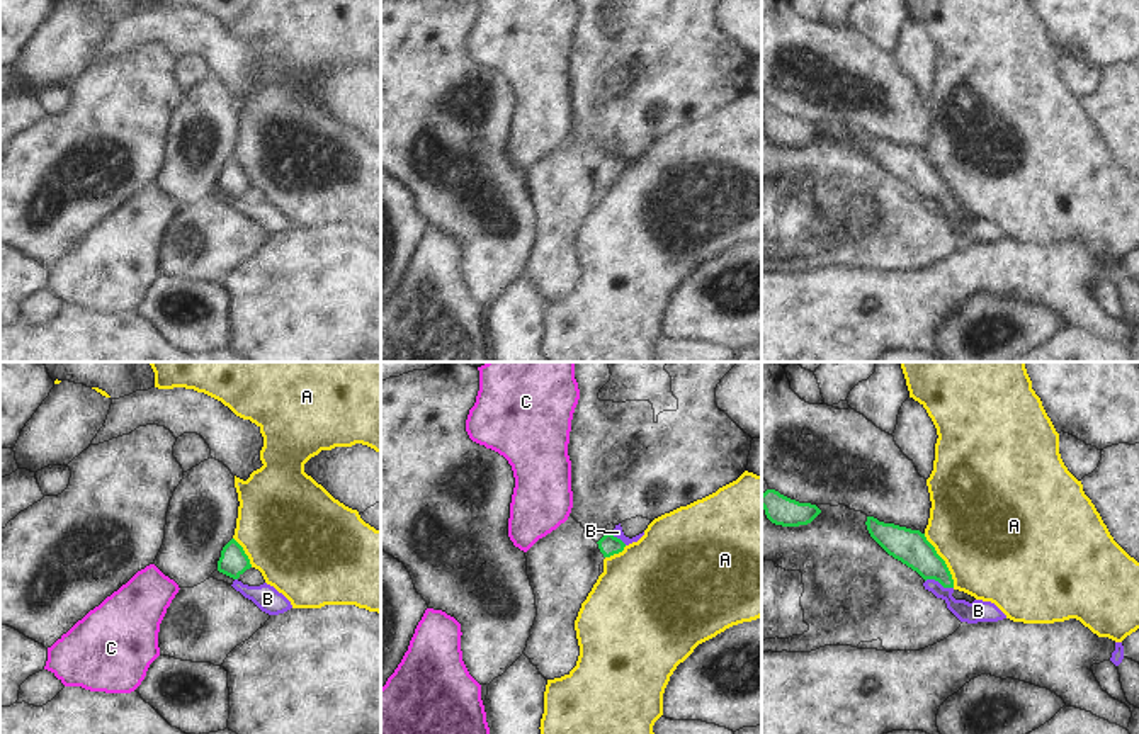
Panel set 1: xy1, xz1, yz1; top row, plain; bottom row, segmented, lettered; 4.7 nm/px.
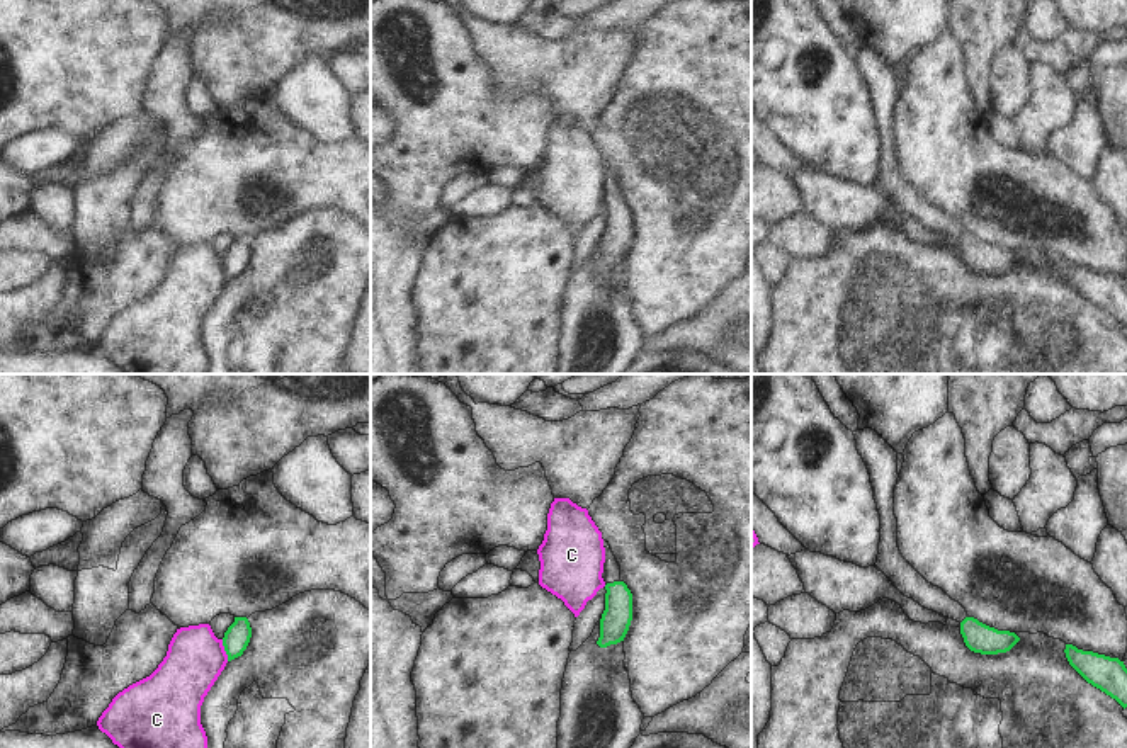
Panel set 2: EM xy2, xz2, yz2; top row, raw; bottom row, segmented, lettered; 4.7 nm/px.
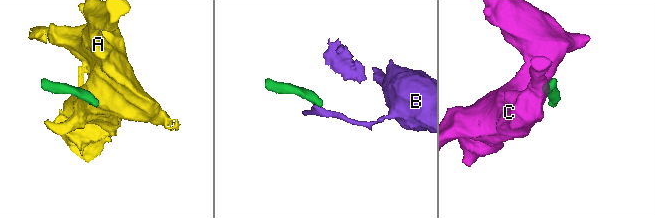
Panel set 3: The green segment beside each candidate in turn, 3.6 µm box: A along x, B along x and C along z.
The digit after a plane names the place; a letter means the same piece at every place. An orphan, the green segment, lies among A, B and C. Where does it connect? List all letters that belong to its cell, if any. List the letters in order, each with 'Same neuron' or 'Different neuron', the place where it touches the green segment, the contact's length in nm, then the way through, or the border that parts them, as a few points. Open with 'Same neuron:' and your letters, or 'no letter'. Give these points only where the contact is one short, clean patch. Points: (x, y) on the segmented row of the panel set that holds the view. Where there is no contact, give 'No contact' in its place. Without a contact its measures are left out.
Same neuron: no letter
A: Different neuron. Touches green at yz1 (944, 561). Shared border 300 nm. Boundary: yz1 (923, 534), (944, 561), (954, 587)
B: Different neuron. Touches green at yz1 (939, 581). Shared border 140 nm. Boundary: yz1 (925, 580), (935, 580), (952, 588)
C: Different neuron. Touches green at xy2 (225, 650). Shared border 110 nm. Boundary: xy2 (221, 640), (228, 660).

